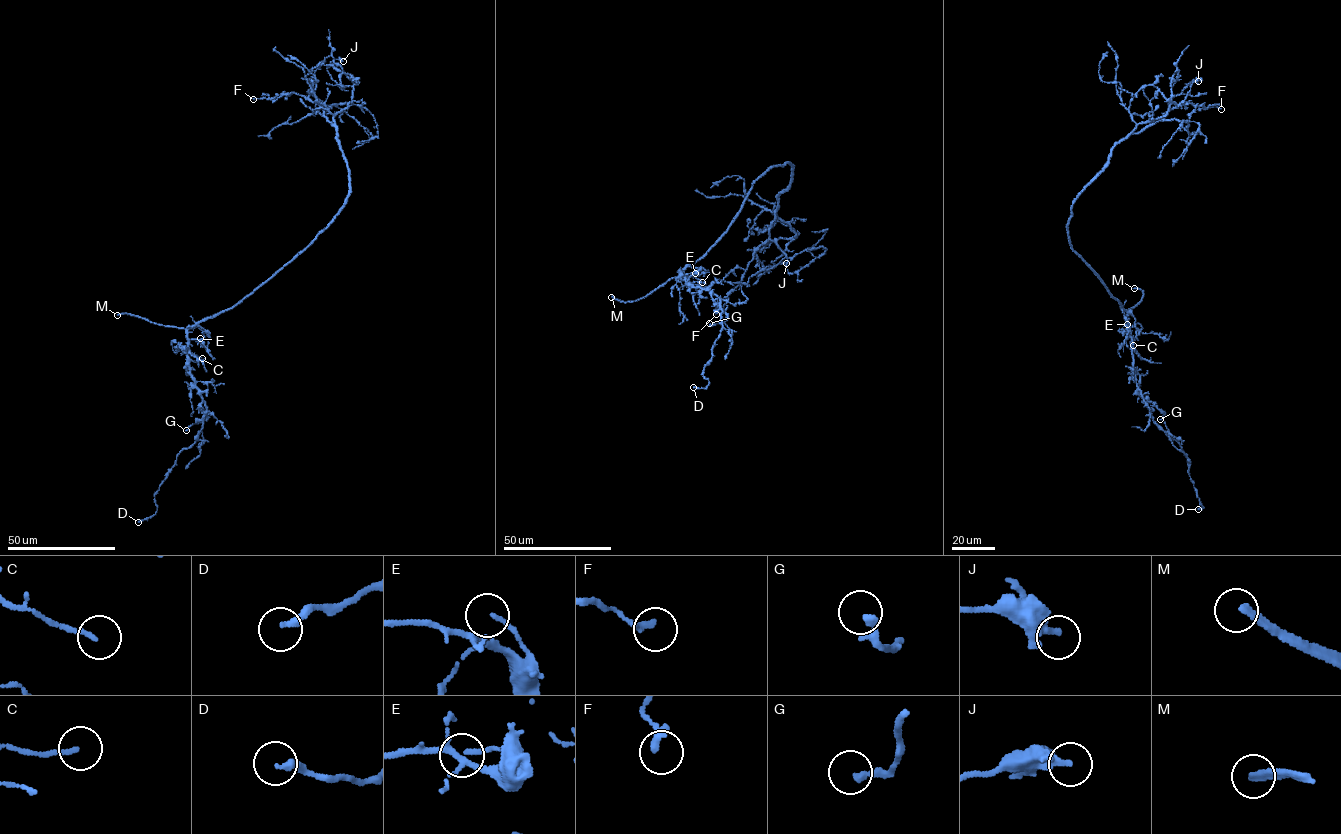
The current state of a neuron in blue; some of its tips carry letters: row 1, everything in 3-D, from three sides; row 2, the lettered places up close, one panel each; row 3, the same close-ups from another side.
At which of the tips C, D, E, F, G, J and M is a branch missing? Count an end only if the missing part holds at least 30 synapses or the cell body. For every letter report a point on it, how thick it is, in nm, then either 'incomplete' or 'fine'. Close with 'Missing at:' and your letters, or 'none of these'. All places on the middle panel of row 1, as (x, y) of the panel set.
C: (702, 282) | 140 nm | fine
D: (693, 387) | 220 nm | fine
E: (695, 273) | 130 nm | fine
F: (716, 314) | 240 nm | fine
G: (709, 323) | 260 nm | fine
J: (786, 263) | 280 nm | fine
M: (611, 297) | 240 nm | incomplete
Missing at: M

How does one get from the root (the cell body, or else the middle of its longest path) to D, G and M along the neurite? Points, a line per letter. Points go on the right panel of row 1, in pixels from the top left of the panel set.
D: (1093, 270), (1127, 313), (1135, 382), (1153, 420), (1179, 443), (1187, 459), (1188, 473), (1203, 506), (1198, 509)
G: (1093, 270), (1127, 313), (1137, 391), (1165, 413), (1160, 419)
M: (1093, 270), (1127, 312), (1143, 295), (1141, 290), (1134, 288)

